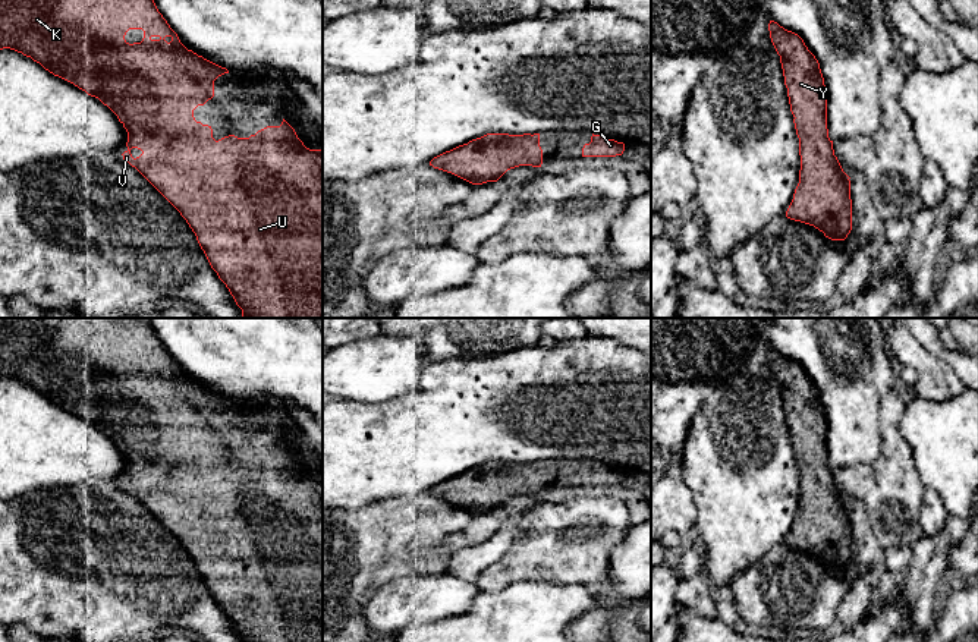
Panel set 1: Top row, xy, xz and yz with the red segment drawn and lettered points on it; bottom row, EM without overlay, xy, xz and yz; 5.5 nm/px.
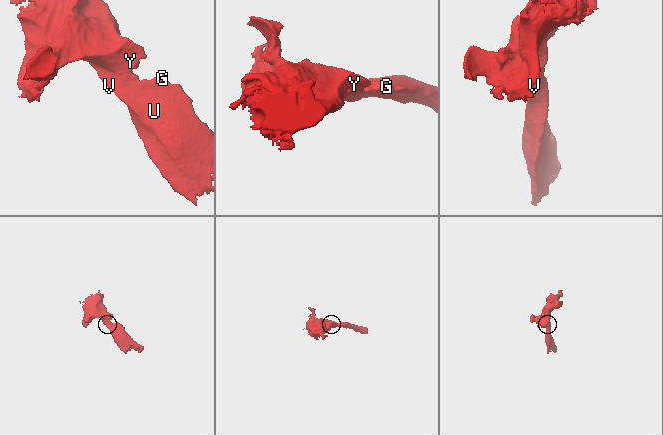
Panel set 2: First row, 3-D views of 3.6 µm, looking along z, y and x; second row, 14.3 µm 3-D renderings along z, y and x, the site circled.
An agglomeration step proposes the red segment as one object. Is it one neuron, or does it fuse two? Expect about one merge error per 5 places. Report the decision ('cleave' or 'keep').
keep

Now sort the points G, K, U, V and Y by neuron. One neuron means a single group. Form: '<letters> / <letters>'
G K U V Y

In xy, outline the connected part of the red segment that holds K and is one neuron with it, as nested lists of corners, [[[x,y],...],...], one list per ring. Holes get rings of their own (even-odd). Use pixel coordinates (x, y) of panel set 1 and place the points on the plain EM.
[[[0,318],[0,378],[3,377],[31,385],[54,405],[98,427],[117,444],[128,460],[123,488],[135,495],[186,548],[211,597],[226,613],[242,642],[323,642],[323,478],[306,476],[284,447],[280,454],[267,454],[249,466],[229,463],[216,469],[211,454],[196,450],[194,438],[214,425],[214,409],[229,399],[188,378],[147,318]],[[129,358],[142,358],[142,369],[129,372],[125,368]]]

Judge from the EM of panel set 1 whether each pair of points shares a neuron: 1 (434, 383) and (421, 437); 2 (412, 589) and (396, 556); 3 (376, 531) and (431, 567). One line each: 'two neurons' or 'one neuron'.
1: one neuron
2: two neurons
3: one neuron

